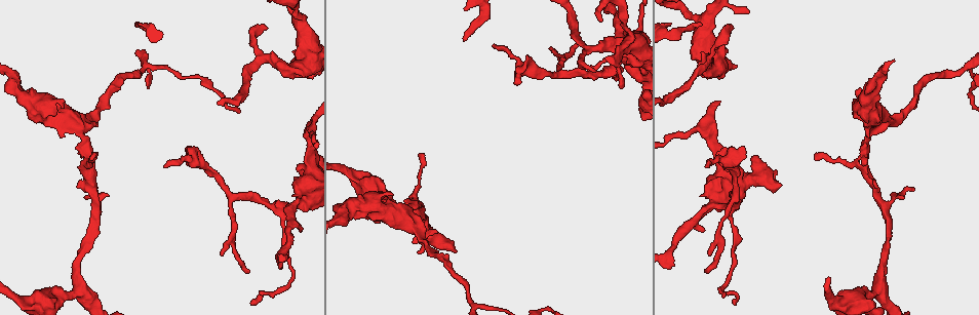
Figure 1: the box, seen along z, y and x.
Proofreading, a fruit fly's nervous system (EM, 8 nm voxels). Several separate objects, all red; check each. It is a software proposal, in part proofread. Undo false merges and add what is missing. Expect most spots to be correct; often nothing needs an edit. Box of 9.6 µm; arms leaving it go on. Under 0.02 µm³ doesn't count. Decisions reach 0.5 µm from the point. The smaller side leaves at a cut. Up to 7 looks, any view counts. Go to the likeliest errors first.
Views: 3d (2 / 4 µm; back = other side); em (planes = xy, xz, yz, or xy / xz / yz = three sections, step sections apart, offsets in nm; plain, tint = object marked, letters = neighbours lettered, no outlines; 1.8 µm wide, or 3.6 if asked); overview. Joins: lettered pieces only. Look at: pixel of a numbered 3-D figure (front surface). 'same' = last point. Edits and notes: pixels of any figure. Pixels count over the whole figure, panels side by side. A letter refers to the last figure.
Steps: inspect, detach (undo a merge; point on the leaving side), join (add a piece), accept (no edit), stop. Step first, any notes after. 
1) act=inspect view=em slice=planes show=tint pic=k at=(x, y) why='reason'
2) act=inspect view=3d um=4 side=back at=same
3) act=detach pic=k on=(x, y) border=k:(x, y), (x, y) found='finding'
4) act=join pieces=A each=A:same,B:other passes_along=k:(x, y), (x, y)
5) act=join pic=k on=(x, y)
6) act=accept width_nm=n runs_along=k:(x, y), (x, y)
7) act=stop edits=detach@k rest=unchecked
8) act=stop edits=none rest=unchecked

act=inspect view=3d um=2 pic=1 at=(611, 70) why='three arms meet'

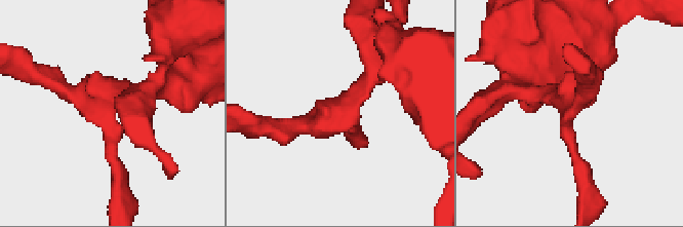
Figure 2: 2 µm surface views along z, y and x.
act=inspect view=em slice=planes show=tint pic=2 at=(565, 96) arms=3 why='need the tissue'

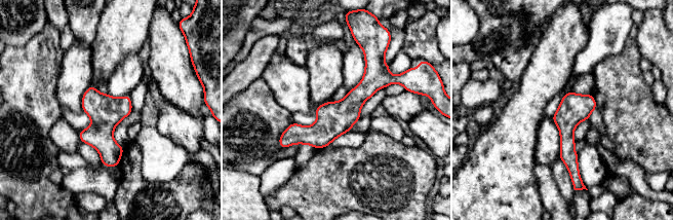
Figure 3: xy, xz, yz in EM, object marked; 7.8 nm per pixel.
act=inspect view=em slice=planes show=letters at=same

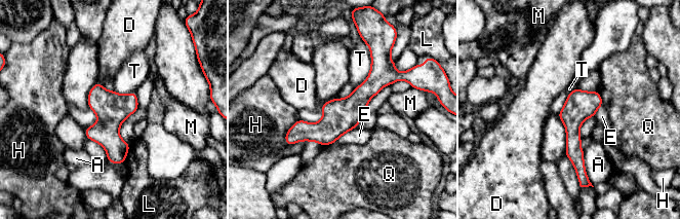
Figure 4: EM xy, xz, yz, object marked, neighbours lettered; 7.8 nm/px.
act=accept each=A:other,D:other,E:other,H:other,L:other,M:other,Q:other,T:other found='all the same neuron'

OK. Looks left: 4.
act=inspect view=em um=3.6 slice=planes show=tint pic=1 at=(301, 24) why='three arms meet'

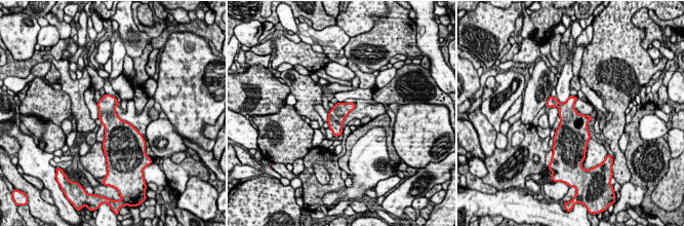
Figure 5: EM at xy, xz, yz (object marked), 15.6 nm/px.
act=inspect view=em um=3.6 slice=planes show=letters at=same

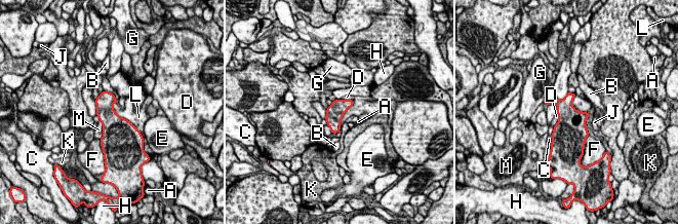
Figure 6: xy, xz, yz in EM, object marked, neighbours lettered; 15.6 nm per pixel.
act=accept width_nm=280 longest_contact=L:650nm each=A:other,B:other,C:other,D:other,E:other,F:other,G:other,H:other,J:other,K:other,L:other,M:other found='continuous, no second neuron'

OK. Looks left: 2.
act=stop edits=none rest=unchecked

